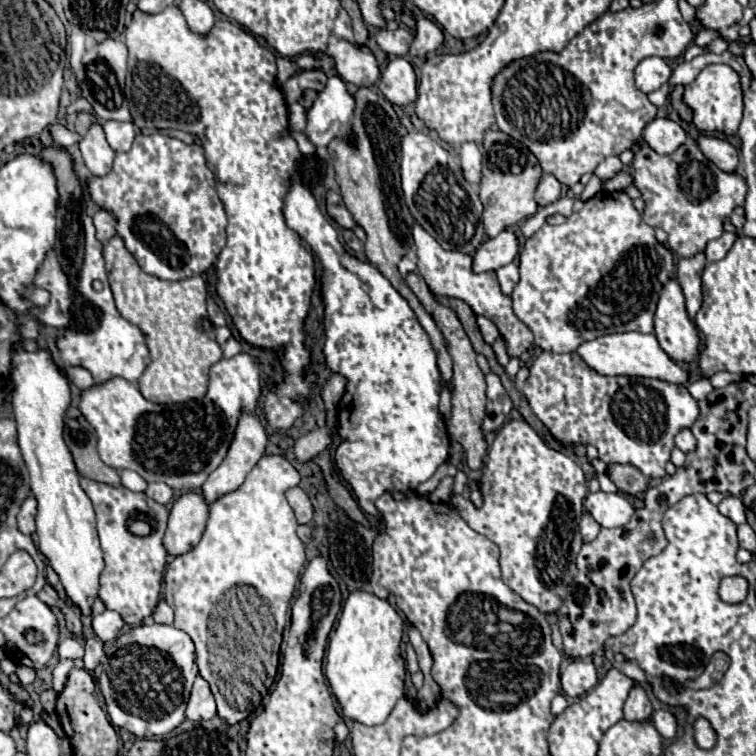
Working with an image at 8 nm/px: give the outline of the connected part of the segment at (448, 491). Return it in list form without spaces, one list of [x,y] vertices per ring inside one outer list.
[[[442,478],[438,488],[430,494],[432,500],[438,500],[438,502],[450,502],[450,496],[452,496],[452,484],[454,484],[454,478]]]

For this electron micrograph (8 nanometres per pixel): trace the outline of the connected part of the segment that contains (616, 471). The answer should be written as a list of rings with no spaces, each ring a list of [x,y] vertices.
[[[612,464],[608,476],[620,490],[630,494],[642,494],[648,488],[648,480],[650,480],[630,464]]]

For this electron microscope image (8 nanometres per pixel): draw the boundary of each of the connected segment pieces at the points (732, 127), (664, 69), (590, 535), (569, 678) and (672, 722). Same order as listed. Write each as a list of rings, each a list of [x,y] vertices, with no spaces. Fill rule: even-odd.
[[[726,64],[706,66],[698,74],[698,78],[686,86],[684,102],[694,110],[694,124],[700,132],[714,134],[714,130],[716,130],[722,134],[736,134],[736,130],[740,126],[744,104],[742,104],[740,78],[730,66],[726,66]]]
[[[652,56],[652,58],[644,58],[636,66],[634,74],[636,74],[636,88],[648,94],[648,92],[658,90],[662,84],[666,84],[670,80],[672,70],[662,58]]]
[[[586,512],[582,516],[582,522],[580,522],[580,532],[582,532],[582,540],[584,542],[590,542],[596,538],[596,534],[600,532],[600,524]]]
[[[572,660],[562,672],[562,688],[568,696],[578,698],[598,684],[598,672],[592,662]]]
[[[668,710],[654,712],[652,722],[654,722],[656,730],[662,734],[662,738],[674,738],[674,736],[676,736],[676,730],[678,730],[678,720],[676,720],[676,716],[674,716],[674,714],[670,714]]]

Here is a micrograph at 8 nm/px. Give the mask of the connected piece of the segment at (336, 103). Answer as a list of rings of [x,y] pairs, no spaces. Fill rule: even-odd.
[[[330,76],[314,106],[308,110],[306,136],[324,148],[336,136],[342,136],[354,114],[354,96],[340,76]]]

